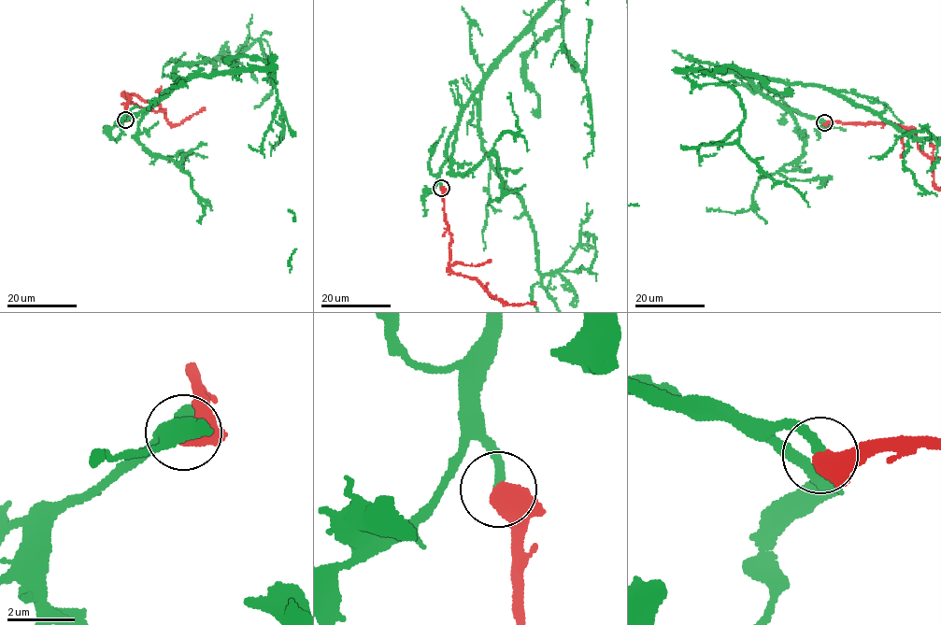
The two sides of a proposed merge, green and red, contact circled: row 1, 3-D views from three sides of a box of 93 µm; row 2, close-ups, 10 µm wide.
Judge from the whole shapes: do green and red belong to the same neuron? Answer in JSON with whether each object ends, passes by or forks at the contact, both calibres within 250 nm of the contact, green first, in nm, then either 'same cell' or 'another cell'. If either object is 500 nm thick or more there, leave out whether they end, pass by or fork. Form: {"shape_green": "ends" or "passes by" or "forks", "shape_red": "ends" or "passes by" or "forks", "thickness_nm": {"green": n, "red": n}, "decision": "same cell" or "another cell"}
{"thickness_nm": {"green": 260, "red": 650}, "decision": "same cell"}

